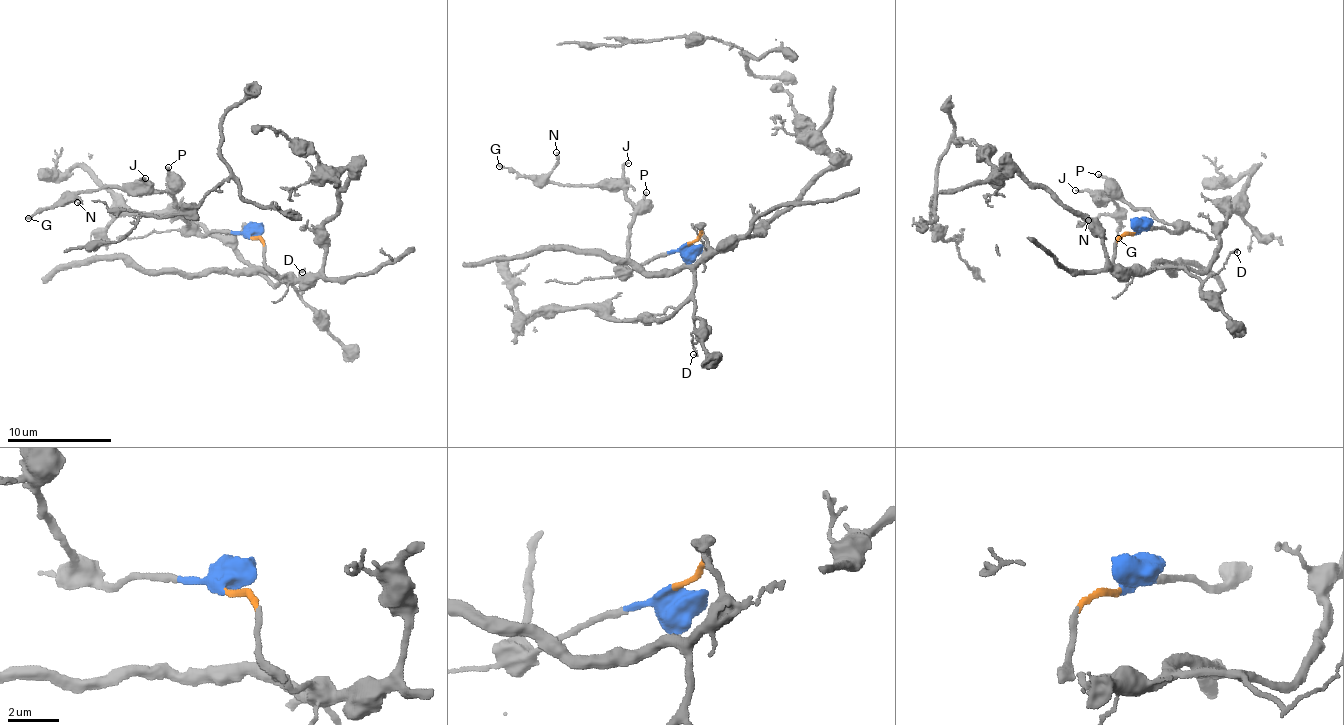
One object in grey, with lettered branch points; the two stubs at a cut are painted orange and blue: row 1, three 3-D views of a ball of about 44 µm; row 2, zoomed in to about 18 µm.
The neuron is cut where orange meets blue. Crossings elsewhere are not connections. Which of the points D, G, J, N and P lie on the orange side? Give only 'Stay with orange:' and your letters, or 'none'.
Stay with orange: D

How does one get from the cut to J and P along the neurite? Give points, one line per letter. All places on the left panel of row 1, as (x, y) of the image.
J: (249, 236), (218, 231), (201, 235), (186, 223), (167, 192), (152, 188), (146, 178)
P: (249, 236), (218, 231), (201, 235), (186, 223), (174, 205), (167, 167)

